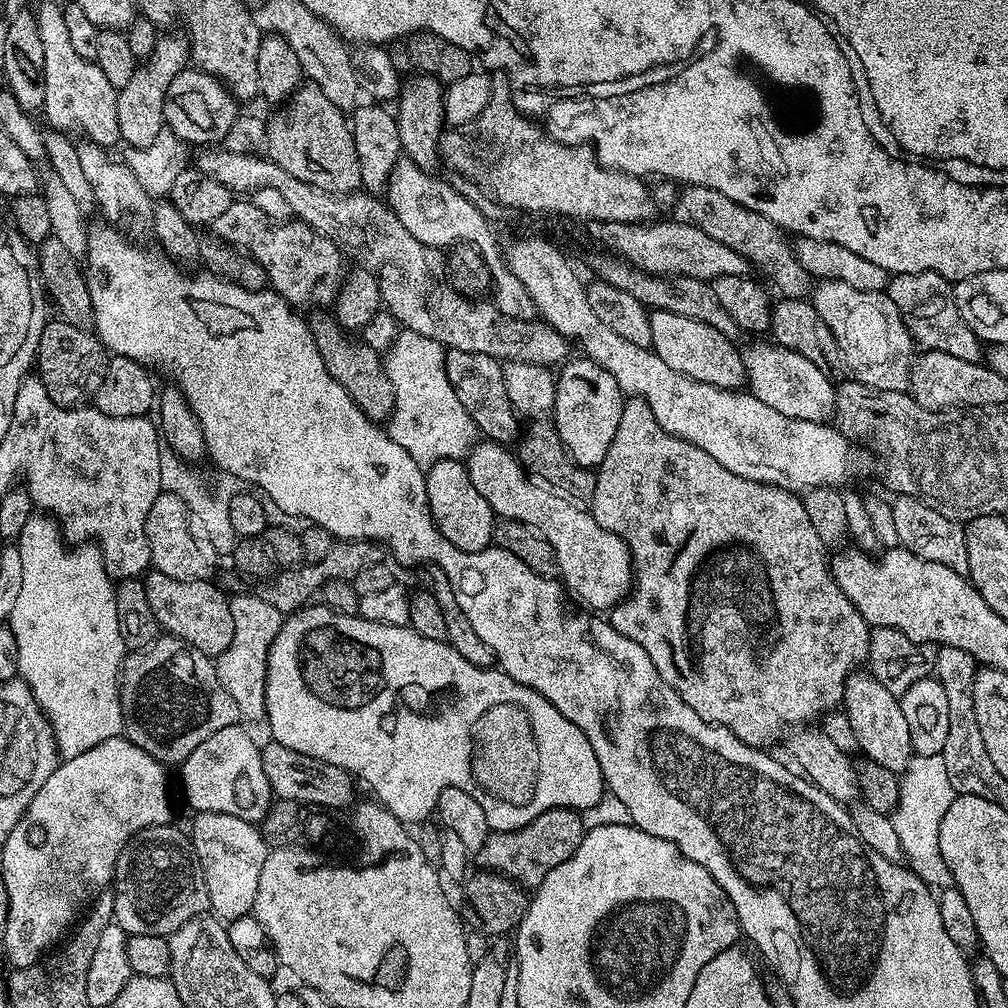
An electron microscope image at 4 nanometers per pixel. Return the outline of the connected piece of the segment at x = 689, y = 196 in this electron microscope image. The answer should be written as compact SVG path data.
M683 185L678 194L679 204L687 215L685 217L697 228L722 242L724 246L730 246L730 250L738 250L738 254L745 256L755 271L757 268L761 272L761 277L769 276L776 283L781 297L809 299L814 287L814 278L796 257L793 241L783 228L770 222L770 218L754 210L746 210L746 206L738 206L738 202L726 198L726 194L711 190L708 186Z

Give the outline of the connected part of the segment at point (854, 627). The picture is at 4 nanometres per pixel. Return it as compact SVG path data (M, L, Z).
M628 398L624 400L618 428L614 430L610 448L606 450L606 458L598 465L595 473L590 489L591 500L592 517L606 530L621 536L632 555L632 590L611 609L610 623L614 630L618 630L618 634L638 642L638 646L650 654L650 662L654 662L660 677L680 695L690 710L694 710L694 714L702 717L707 724L720 724L751 748L764 750L769 747L767 744L779 738L780 731L787 724L804 724L814 719L819 712L828 712L835 704L837 707L843 701L845 680L853 669L867 661L870 625L864 621L854 602L842 594L838 582L833 578L829 557L824 557L826 547L819 540L799 495L787 492L784 488L776 488L773 484L747 480L726 470L726 466L719 464L714 457L690 441L665 432L646 401Z

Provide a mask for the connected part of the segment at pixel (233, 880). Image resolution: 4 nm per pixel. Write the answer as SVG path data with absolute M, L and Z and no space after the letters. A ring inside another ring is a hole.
M196 812L193 817L190 839L206 882L209 909L224 922L249 915L254 898L258 898L258 878L270 851L259 827L251 820L221 812Z

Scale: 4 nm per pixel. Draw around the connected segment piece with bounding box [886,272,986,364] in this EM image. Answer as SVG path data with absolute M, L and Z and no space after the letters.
M898 272L888 281L888 296L904 315L904 323L912 333L913 341L921 349L933 352L949 352L962 362L981 363L986 352L982 342L970 330L970 326L958 314L956 299L952 297L953 285L937 272Z

